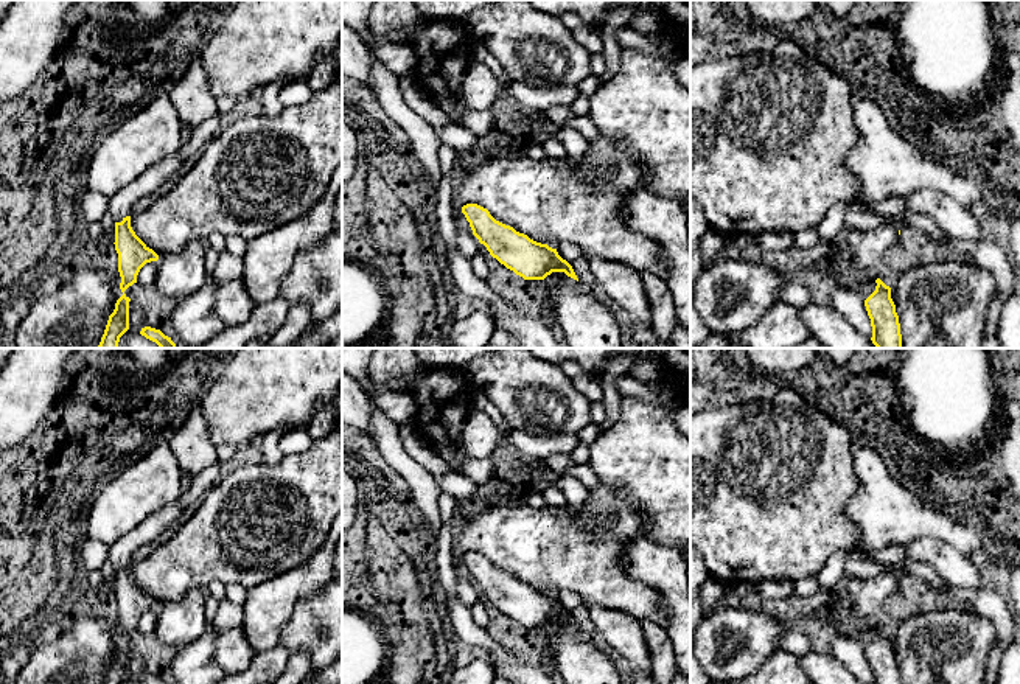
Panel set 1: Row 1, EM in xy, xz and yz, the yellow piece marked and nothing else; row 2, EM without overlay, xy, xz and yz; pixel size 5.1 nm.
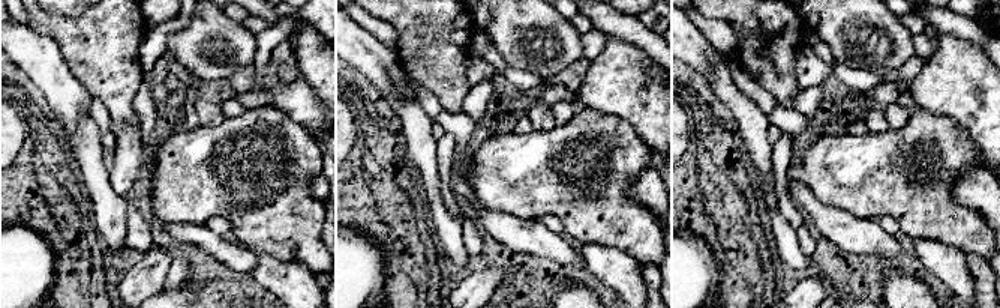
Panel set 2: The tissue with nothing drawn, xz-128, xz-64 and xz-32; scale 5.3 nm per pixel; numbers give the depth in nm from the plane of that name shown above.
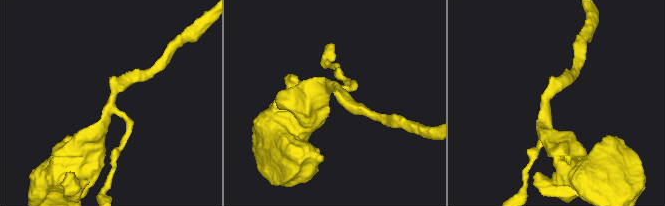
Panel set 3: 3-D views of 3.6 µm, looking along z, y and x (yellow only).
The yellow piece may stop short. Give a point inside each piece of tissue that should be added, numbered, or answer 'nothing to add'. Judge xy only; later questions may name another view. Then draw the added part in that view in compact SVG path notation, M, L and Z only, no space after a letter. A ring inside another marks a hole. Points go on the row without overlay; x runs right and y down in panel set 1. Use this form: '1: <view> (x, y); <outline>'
1: xy (120, 554); M177 499L171 501L165 508L148 516L137 529L109 546L109 561L115 571L121 571L126 564L132 564L132 555L140 547L163 535L174 524L187 507Z

